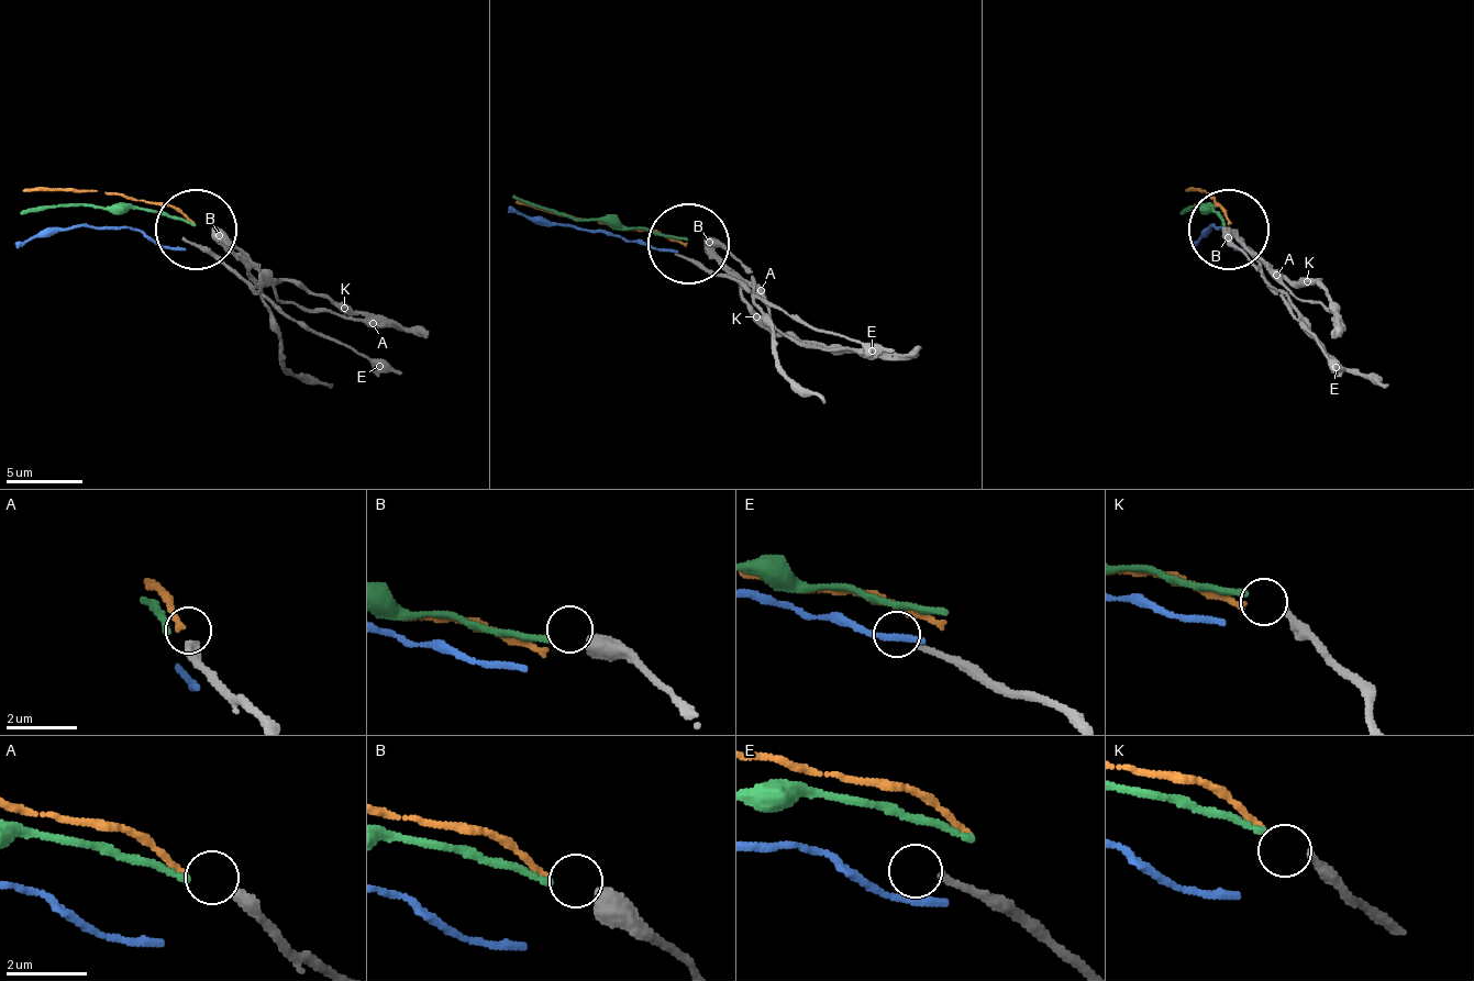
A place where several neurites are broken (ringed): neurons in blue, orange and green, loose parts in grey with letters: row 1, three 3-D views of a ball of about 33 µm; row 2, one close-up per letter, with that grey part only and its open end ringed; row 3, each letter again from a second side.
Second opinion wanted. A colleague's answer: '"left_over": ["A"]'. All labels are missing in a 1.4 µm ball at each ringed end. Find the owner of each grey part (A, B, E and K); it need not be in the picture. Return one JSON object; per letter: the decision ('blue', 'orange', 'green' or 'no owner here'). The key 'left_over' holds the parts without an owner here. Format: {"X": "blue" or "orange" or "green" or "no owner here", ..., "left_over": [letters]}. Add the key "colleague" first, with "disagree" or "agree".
{"colleague": "disagree", "A": "no owner here", "B": "green", "E": "no owner here", "K": "orange", "left_over": ["A", "E"]}

